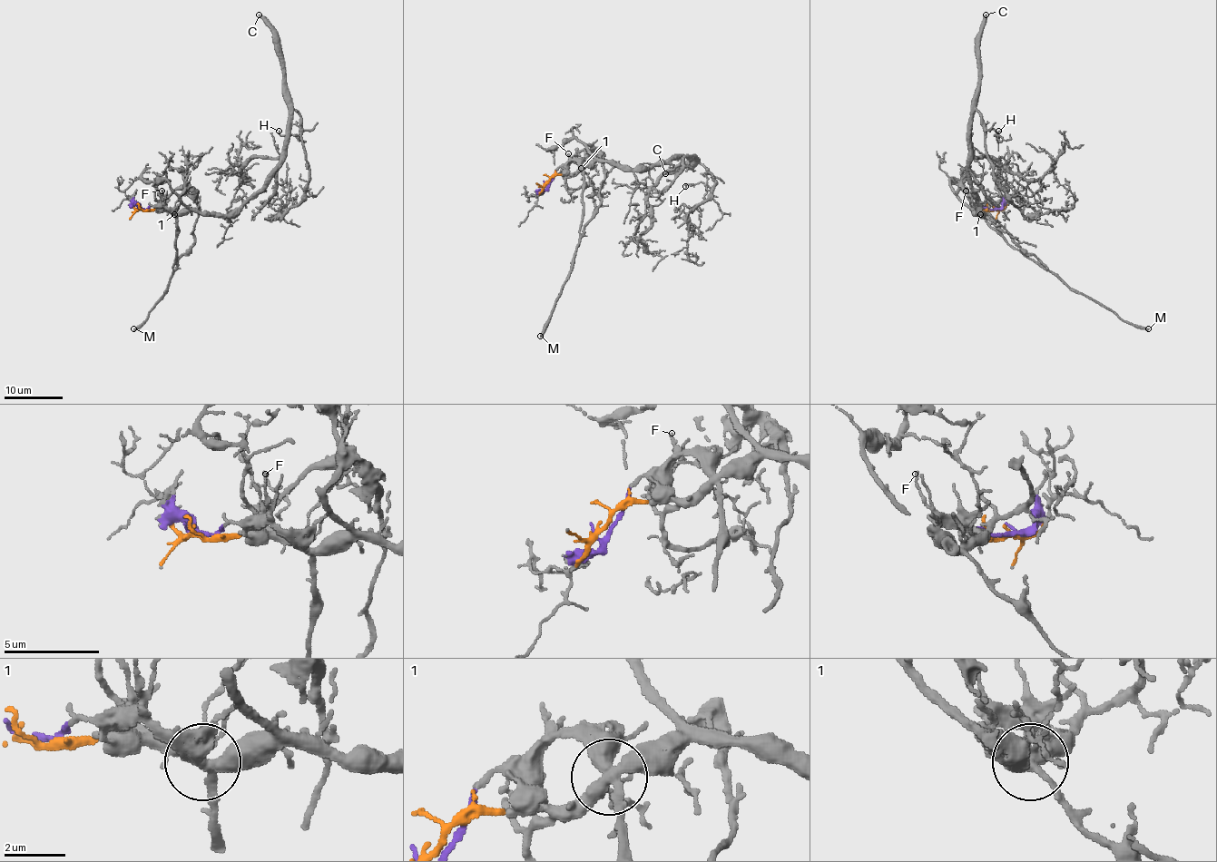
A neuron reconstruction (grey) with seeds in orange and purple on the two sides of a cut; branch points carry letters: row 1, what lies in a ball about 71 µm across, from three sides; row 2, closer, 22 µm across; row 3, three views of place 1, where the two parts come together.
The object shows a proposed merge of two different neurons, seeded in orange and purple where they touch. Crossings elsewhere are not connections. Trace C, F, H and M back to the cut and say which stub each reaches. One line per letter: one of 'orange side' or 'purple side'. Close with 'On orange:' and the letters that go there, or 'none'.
C: orange side
F: purple side
H: orange side
M: purple side
On orange: C, H

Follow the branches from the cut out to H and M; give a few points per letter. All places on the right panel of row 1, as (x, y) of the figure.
H: (995, 210), (973, 210), (981, 214), (970, 176), (970, 117), (976, 110), (987, 130), (996, 136), (999, 130)
M: (996, 208), (974, 205), (973, 210), (1012, 248), (1055, 272), (1069, 287), (1109, 308), (1123, 321), (1149, 328)

